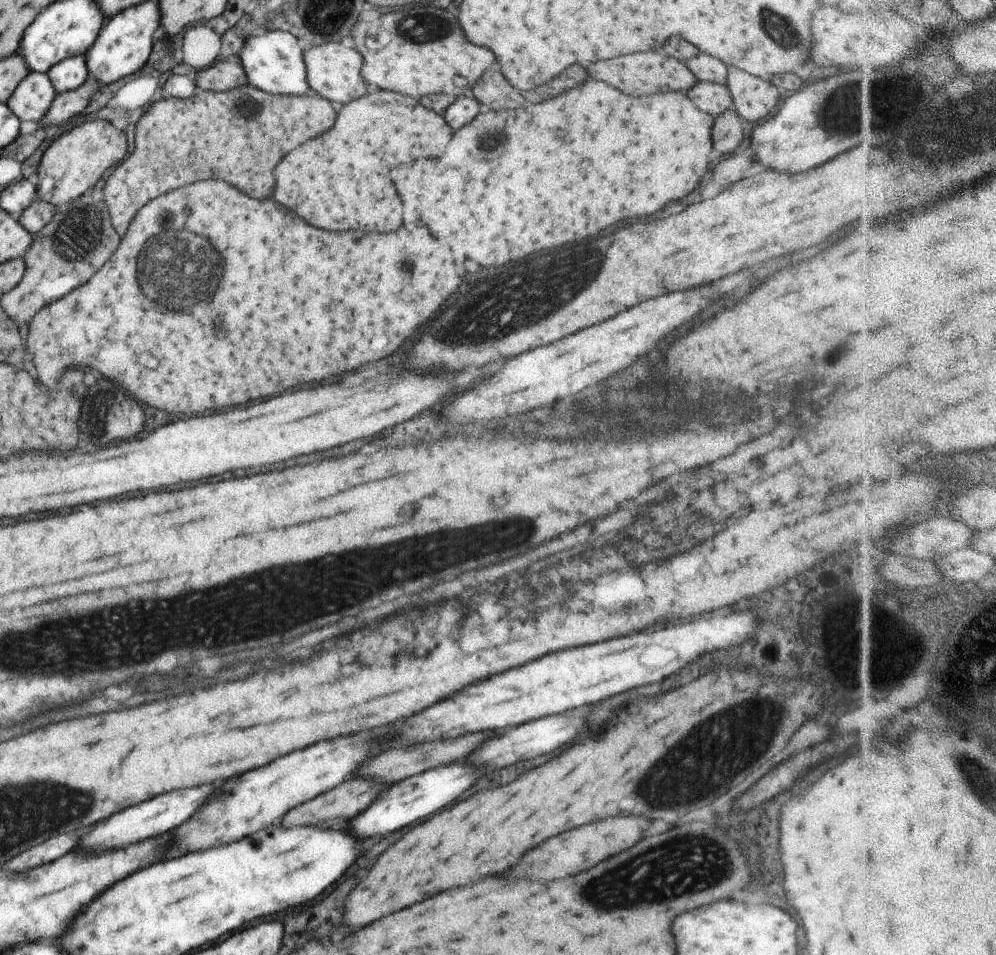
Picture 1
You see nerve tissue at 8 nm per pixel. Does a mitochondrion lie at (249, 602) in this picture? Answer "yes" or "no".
yes

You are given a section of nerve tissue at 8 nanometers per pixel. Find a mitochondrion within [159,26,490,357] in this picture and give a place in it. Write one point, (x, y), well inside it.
(248, 104)

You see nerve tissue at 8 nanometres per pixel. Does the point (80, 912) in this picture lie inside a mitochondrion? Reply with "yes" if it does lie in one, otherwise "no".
no

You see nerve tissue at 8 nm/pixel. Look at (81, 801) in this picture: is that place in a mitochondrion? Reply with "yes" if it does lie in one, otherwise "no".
yes

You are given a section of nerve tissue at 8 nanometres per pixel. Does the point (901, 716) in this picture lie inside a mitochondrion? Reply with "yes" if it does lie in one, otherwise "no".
no

